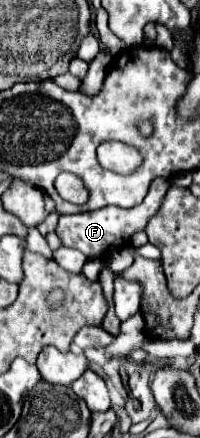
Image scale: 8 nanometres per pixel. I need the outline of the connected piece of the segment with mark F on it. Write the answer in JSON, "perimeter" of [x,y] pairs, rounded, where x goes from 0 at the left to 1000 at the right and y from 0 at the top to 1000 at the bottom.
{"perimeter":[[[770,409],[750,432],[740,432],[730,454],[700,468],[660,473],[660,477],[510,473],[490,482],[410,482],[410,486],[370,486],[370,491],[300,491],[280,532],[290,532],[290,541],[310,546],[310,555],[330,564],[400,568],[440,591],[540,587],[580,568],[610,568],[610,564],[650,559],[650,541],[680,527],[720,527],[750,495],[770,495],[770,486],[790,486],[790,477],[810,473],[810,454],[820,454],[840,427],[850,427],[840,409]]]}

